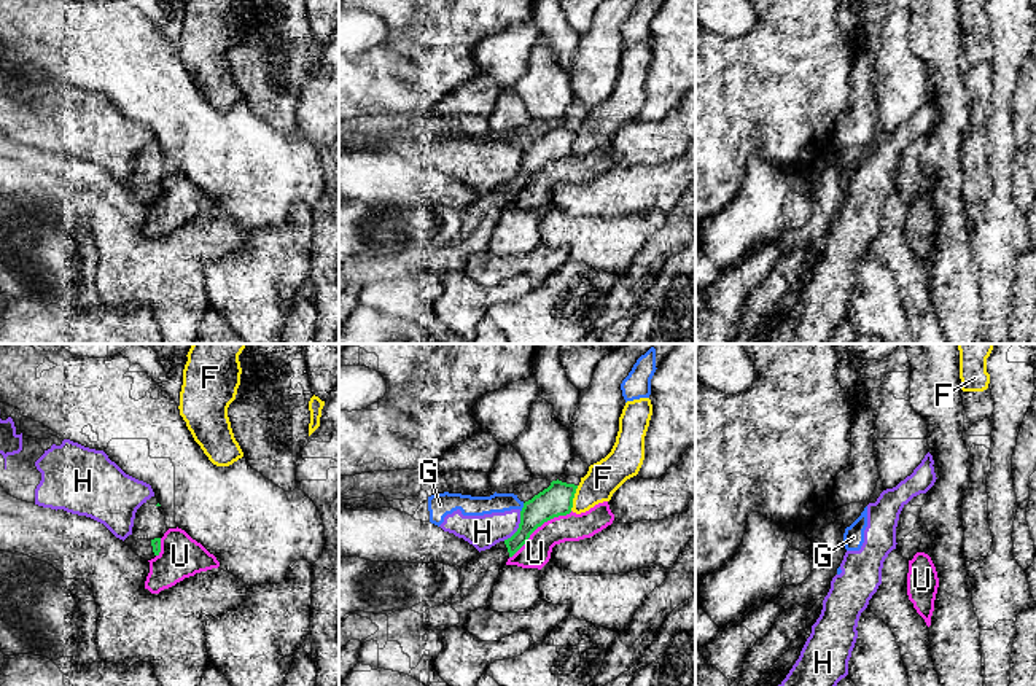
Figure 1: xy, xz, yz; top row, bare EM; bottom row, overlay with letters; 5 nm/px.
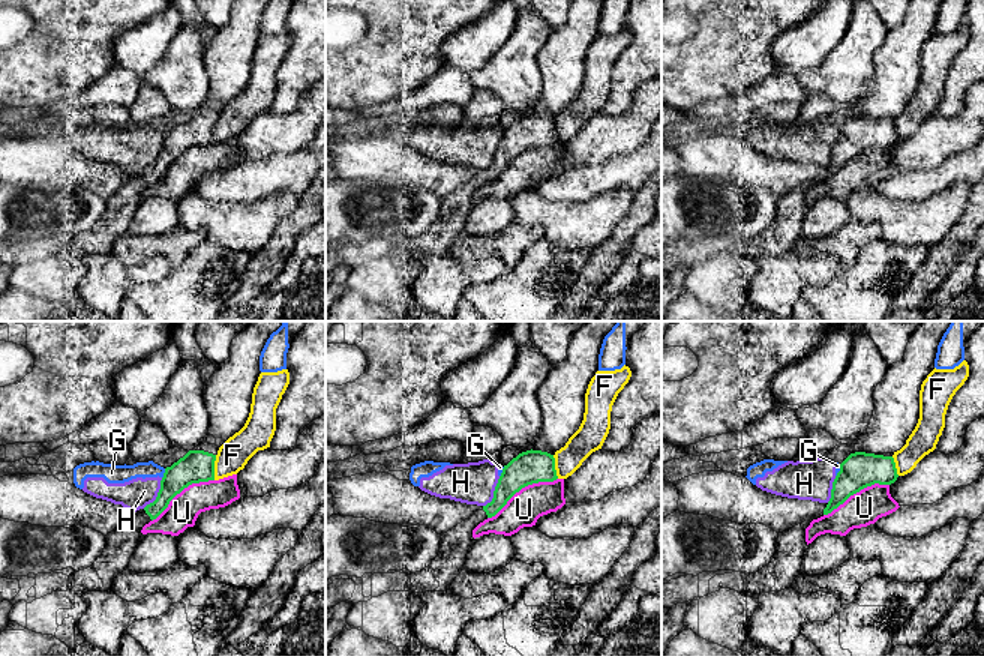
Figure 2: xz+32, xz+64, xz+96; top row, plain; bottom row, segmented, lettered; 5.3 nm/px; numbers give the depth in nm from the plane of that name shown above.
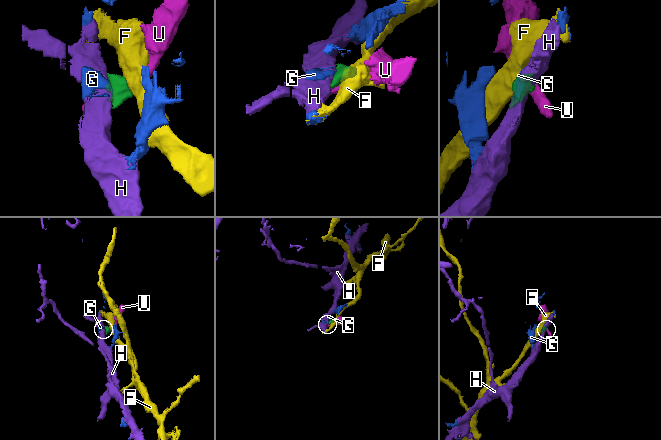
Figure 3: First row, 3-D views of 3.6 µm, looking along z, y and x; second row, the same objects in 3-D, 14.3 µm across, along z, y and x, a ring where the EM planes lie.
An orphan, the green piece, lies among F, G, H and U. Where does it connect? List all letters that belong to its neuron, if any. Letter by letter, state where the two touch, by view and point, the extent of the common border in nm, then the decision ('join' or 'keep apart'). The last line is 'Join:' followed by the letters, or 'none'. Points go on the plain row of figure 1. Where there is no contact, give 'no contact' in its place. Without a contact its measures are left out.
F: xz (573, 140) | 130 nm | keep apart
G: xz (522, 152) | 50 nm | keep apart
H: xz (519, 171) | 180 nm | keep apart
U: xz (540, 169) | 400 nm | keep apart
Join: none

